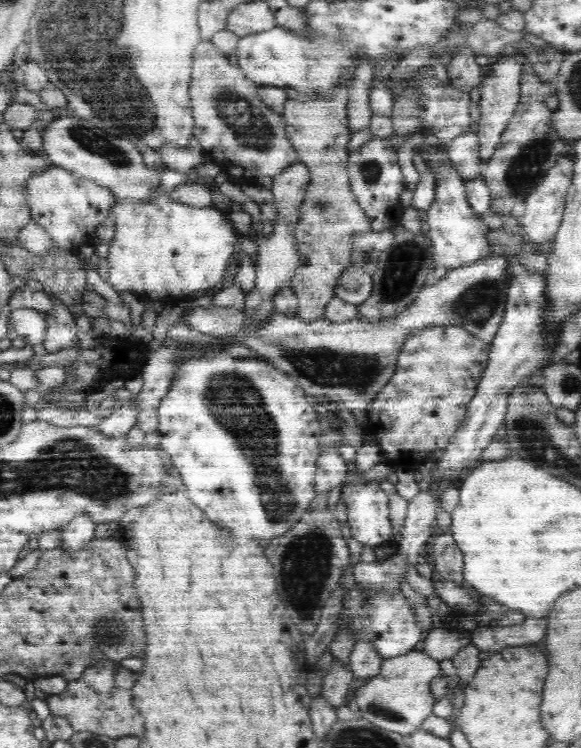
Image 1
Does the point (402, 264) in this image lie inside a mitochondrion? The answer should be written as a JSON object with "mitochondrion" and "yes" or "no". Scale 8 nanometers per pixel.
{"mitochondrion":"yes"}

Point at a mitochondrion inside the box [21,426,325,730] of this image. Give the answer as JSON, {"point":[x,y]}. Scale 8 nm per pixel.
{"point":[105,632]}

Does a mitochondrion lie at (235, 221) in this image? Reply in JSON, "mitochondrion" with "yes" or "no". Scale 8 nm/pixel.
{"mitochondrion":"no"}

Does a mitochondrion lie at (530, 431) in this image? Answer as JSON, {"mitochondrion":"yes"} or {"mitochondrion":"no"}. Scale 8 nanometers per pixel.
{"mitochondrion":"yes"}

